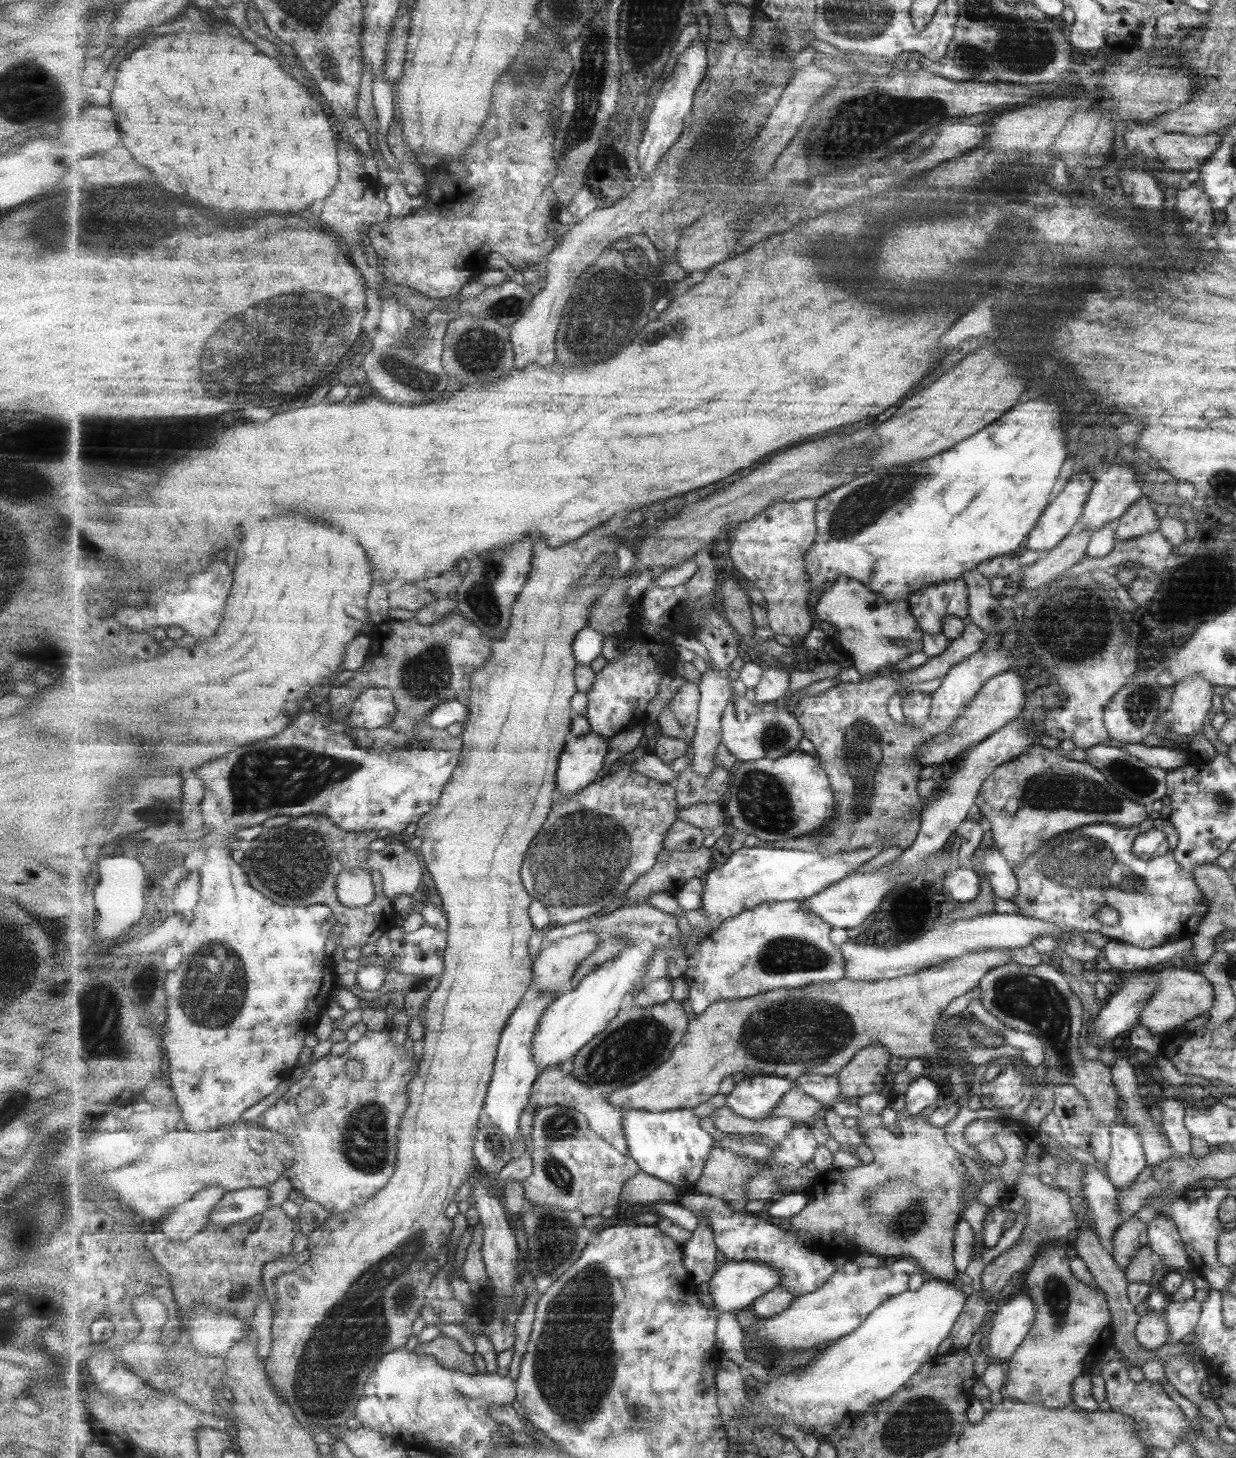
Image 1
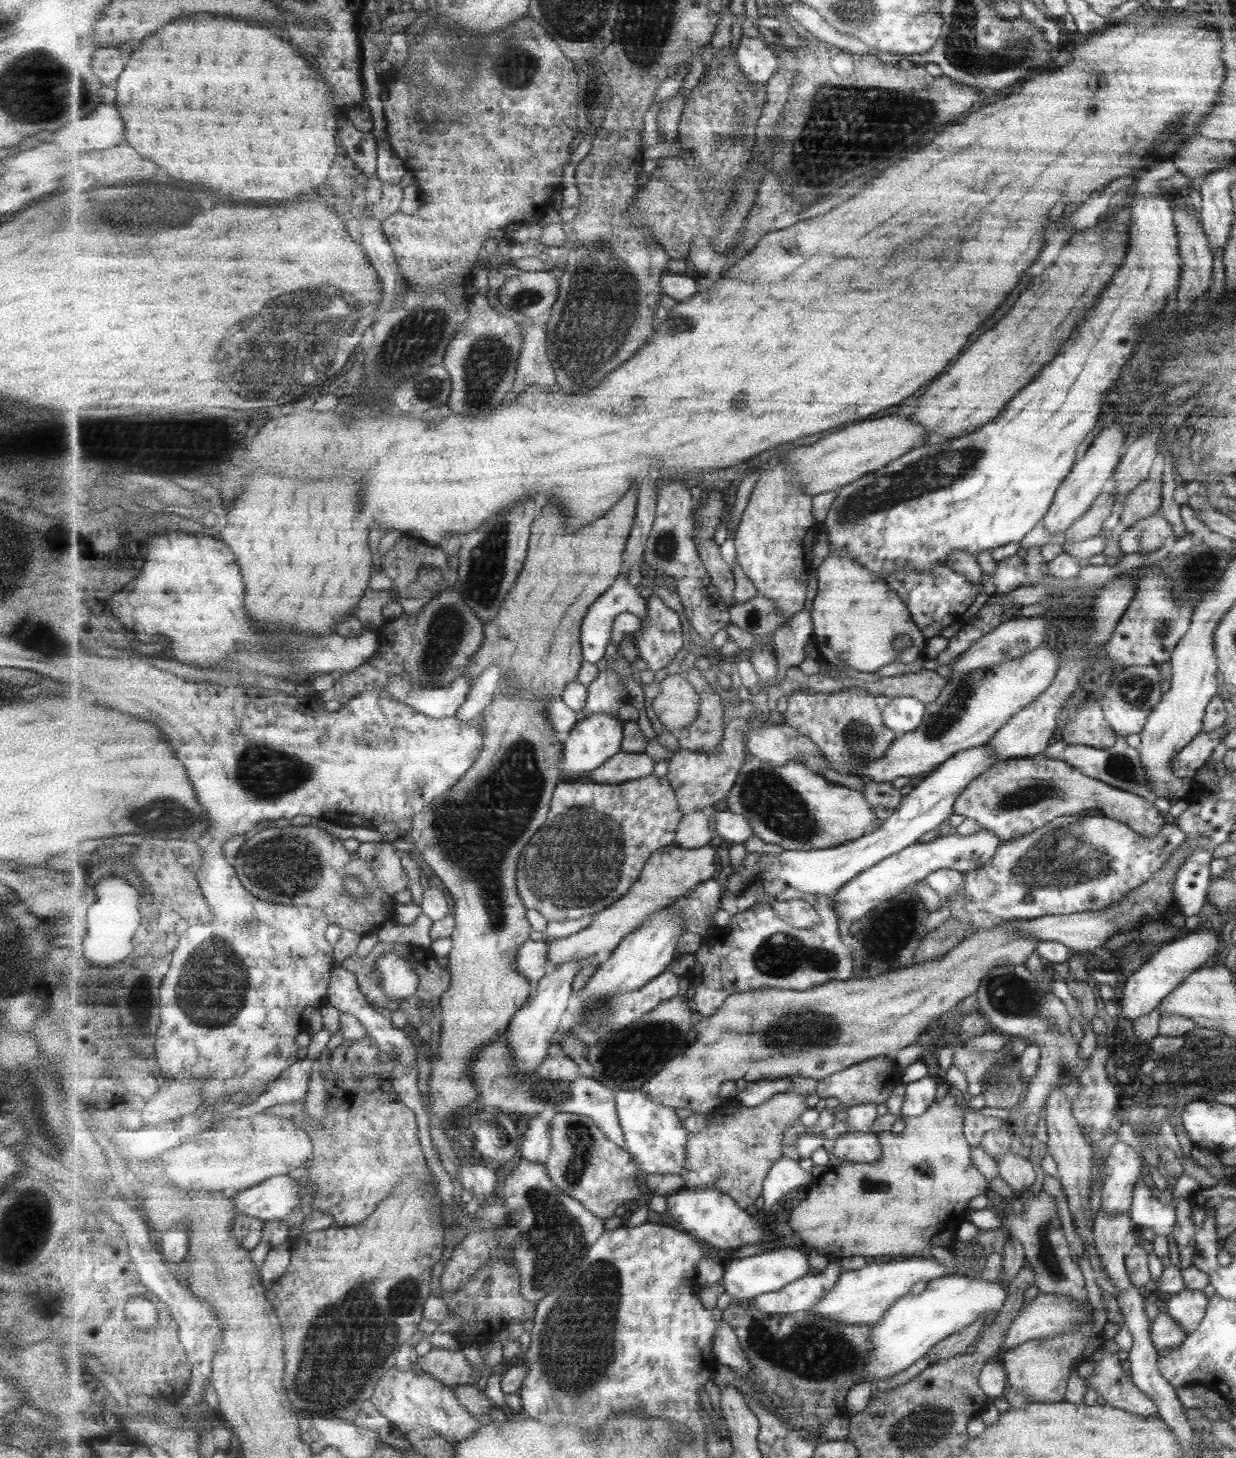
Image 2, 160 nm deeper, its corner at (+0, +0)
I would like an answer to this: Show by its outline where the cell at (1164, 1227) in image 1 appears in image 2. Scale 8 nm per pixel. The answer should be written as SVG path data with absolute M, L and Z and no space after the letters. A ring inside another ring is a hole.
M1143 1177L1135 1182L1130 1211L1131 1223L1139 1229L1150 1229L1153 1235L1167 1236L1175 1225L1175 1206L1165 1208L1157 1198L1151 1196L1151 1185Z

